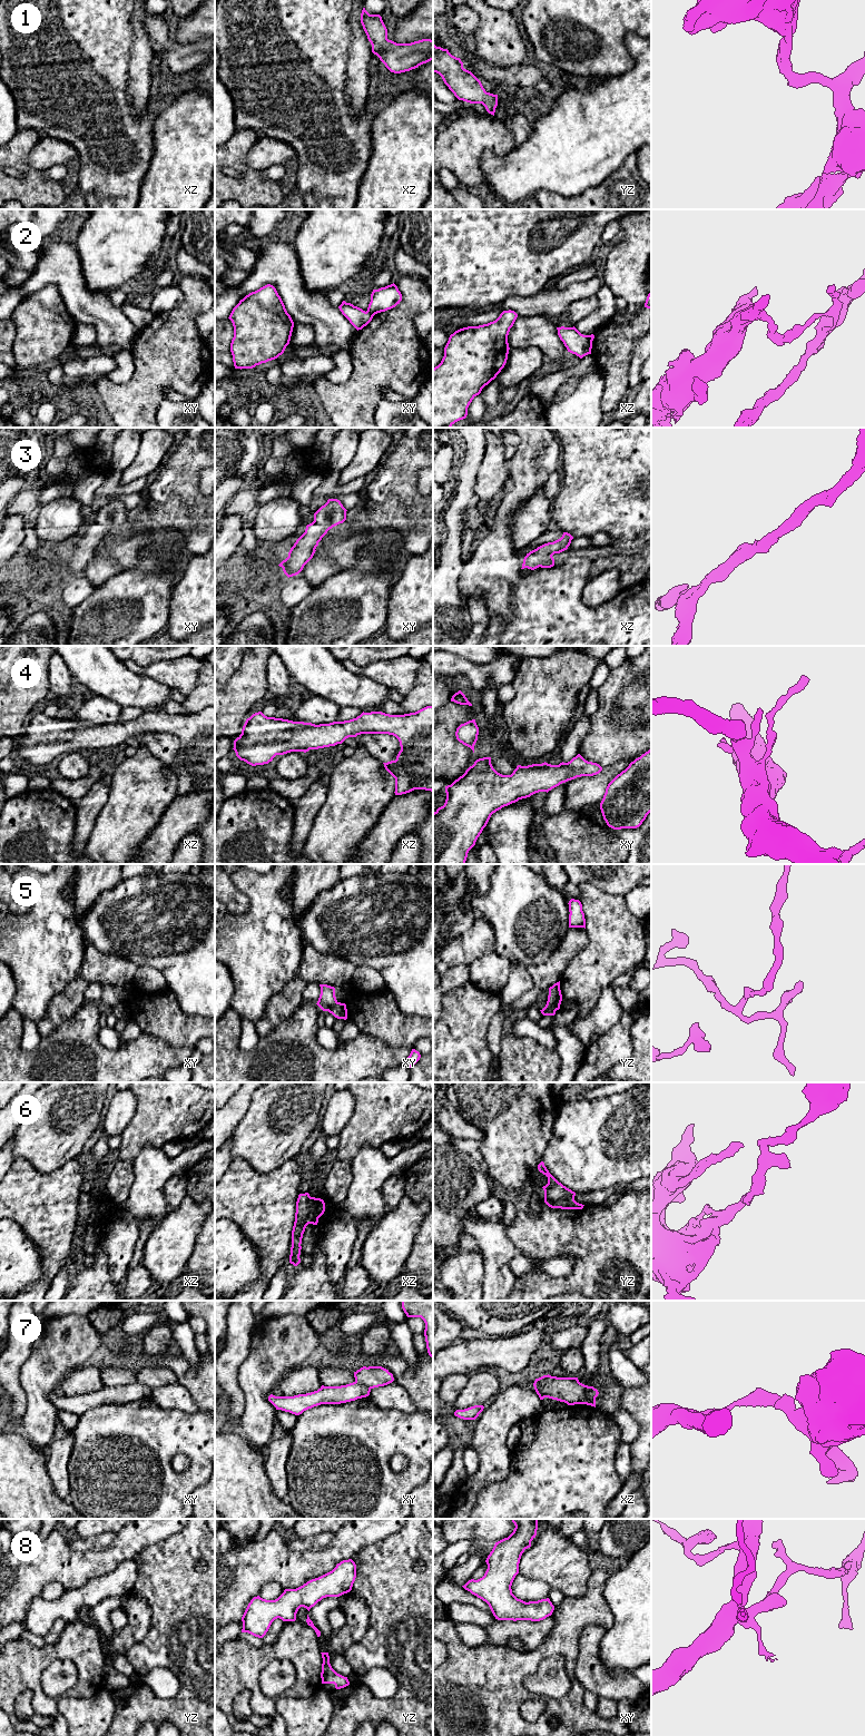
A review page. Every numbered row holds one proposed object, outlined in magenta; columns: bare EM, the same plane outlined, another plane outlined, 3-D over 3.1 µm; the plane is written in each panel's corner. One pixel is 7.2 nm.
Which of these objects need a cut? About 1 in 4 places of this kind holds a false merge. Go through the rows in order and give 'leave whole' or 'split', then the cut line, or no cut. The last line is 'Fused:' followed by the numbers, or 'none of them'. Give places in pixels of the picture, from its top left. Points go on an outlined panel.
1: leave whole | no cut
2: split | xy (366, 311), (373, 315)
3: leave whole | no cut
4: leave whole | no cut
5: split | yz (547, 1002), (556, 1010)
6: split | yz (544, 1197), (573, 1199)
7: split | xz (586, 1385), (586, 1392), (578, 1403)
8: leave whole | no cut
Fused: 2, 5, 6, 7

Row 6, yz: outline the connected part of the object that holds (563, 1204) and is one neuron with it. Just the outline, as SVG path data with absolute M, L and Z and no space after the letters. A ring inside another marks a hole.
M548 1199L544 1203L551 1208L561 1209L582 1209L584 1205L577 1203L574 1199Z

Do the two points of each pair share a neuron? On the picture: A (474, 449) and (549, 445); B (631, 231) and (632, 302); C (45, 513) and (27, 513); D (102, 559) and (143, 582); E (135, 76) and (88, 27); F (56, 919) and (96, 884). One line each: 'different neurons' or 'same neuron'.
A: different neurons
B: same neuron
C: different neurons
D: different neurons
E: different neurons
F: different neurons

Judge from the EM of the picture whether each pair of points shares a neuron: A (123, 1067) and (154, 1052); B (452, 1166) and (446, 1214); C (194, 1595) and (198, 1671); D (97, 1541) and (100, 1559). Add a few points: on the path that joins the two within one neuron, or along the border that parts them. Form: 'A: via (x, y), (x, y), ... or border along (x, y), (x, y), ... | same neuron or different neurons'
A: via (130, 1063), (146, 1056) | same neuron
B: via (446, 1178), (446, 1202) | same neuron
C: via (194, 1614), (194, 1653) | same neuron
D: border along (116, 1533), (112, 1541), (105, 1548), (71, 1549) | different neurons

